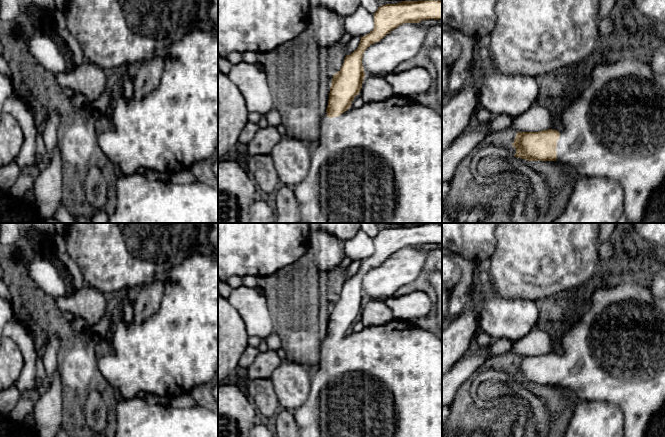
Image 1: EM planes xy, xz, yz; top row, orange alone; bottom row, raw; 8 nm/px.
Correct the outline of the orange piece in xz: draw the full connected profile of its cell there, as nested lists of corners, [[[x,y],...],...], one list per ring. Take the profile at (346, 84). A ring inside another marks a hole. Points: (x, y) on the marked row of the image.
[[[442,0],[401,1],[397,4],[380,6],[374,13],[374,29],[361,37],[358,48],[345,57],[340,71],[333,75],[327,110],[323,112],[320,123],[320,139],[310,155],[309,172],[294,189],[301,221],[304,223],[442,223],[442,116],[430,106],[420,104],[410,97],[397,95],[393,95],[383,102],[367,103],[360,108],[351,107],[354,97],[360,93],[365,78],[362,64],[365,50],[404,23],[419,23],[422,20],[430,19],[442,19]]]

